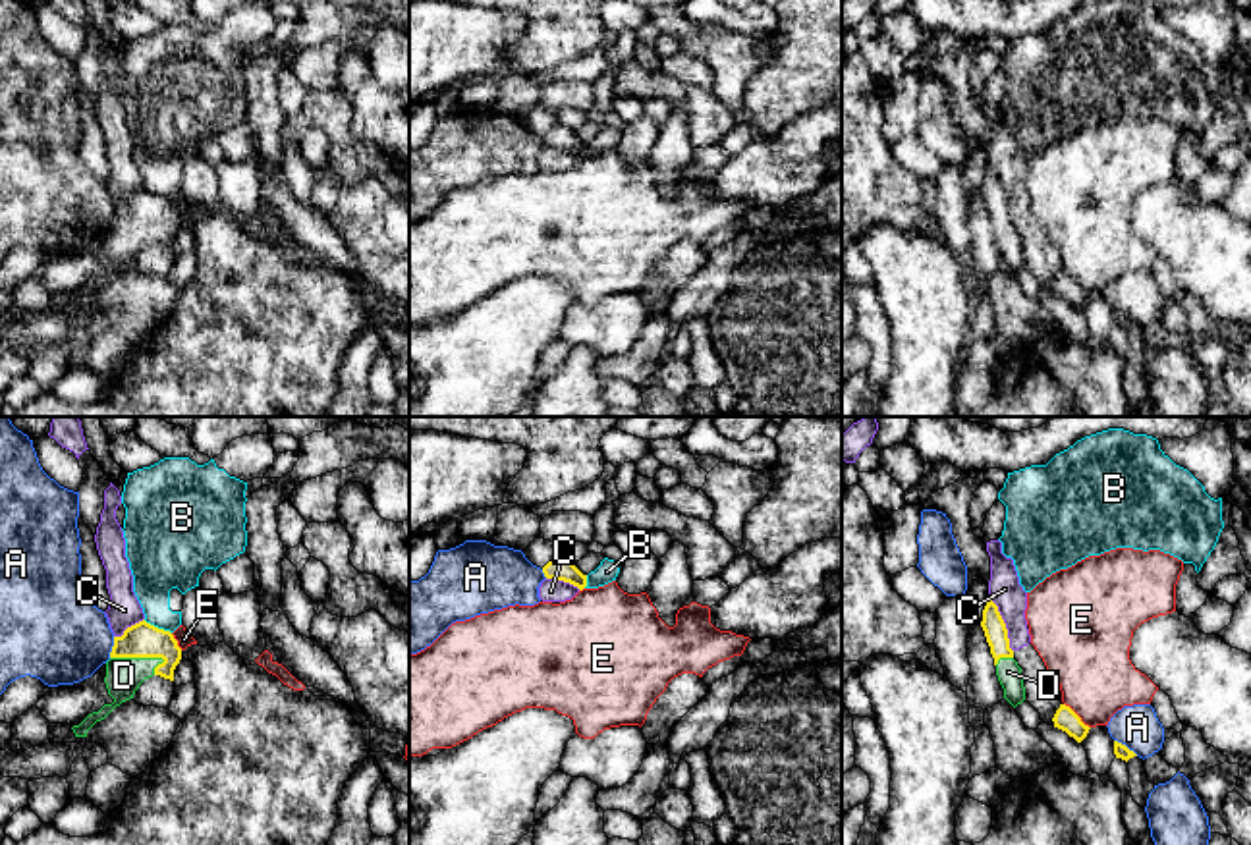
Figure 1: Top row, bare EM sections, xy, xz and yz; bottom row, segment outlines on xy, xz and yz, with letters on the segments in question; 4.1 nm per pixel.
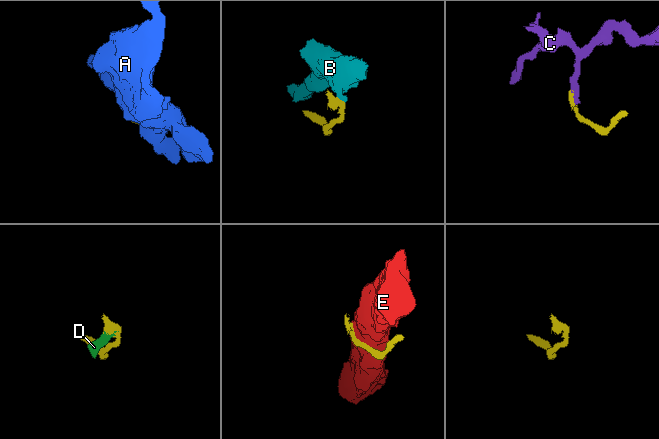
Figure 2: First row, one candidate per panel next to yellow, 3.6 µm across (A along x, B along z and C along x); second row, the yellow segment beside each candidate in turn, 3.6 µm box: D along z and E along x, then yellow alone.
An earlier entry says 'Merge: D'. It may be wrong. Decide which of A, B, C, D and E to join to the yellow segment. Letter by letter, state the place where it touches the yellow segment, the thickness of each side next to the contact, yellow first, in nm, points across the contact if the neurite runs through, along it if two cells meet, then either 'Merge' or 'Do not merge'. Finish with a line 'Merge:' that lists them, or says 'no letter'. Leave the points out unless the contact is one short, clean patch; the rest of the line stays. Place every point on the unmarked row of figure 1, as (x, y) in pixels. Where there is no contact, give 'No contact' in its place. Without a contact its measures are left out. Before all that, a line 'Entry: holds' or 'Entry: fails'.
Entry: holds
A: Touches yellow at yz (1124, 313). Thickness 60 nm (yellow) against 180 nm. Do not merge
B: Touches yellow at xy (157, 195). Thickness 140 nm (yellow) against 220 nm. Boundary: xy (143, 188), (170, 201). Do not merge
C: Touches yellow at yz (1004, 193). Thickness 100 nm (yellow) against 140 nm. Boundary: yz (989, 166), (997, 174), (1012, 218). Do not merge
D: Touches yellow at xy (138, 224). Thickness 140 nm (yellow) against 150 nm. Path across: xy (139, 209), (138, 224), (124, 244). Merge
E: Touches yellow at yz (1078, 284). Thickness 90 nm (yellow) against 320 nm. Do not merge
Merge: D

